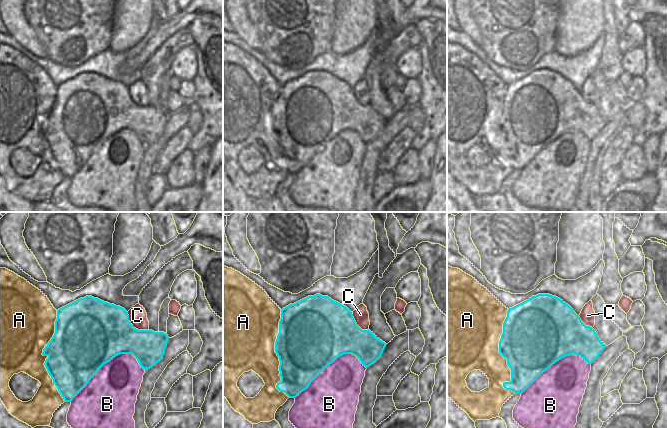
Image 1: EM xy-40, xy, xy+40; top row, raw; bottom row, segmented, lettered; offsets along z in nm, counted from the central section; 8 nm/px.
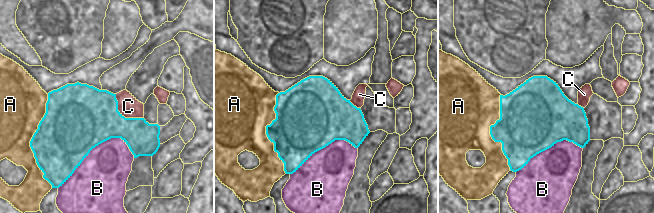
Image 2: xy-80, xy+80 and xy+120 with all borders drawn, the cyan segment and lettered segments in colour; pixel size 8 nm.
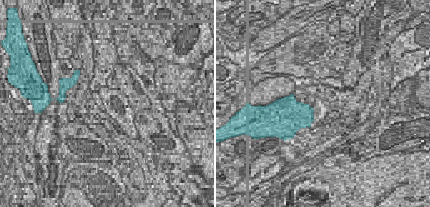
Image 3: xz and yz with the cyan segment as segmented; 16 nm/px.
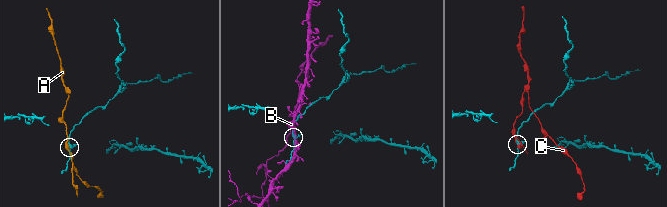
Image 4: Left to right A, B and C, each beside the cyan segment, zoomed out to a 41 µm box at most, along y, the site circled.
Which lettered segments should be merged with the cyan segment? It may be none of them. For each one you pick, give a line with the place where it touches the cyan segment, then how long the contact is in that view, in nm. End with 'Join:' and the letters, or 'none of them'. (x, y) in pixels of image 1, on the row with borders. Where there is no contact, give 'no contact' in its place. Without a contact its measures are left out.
Join: none of them

